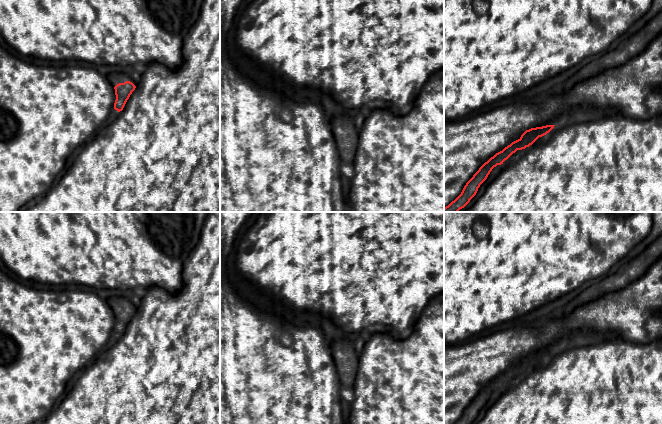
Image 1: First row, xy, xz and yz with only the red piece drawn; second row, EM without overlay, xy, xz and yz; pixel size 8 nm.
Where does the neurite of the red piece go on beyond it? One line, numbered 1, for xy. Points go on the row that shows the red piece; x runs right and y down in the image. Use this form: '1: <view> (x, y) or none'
1: xy (115, 78)

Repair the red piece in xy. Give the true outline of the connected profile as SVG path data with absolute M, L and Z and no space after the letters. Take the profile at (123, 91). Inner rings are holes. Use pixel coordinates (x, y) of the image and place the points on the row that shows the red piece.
M124 72L111 73L107 76L107 79L115 89L114 109L120 112L137 85L131 75Z

